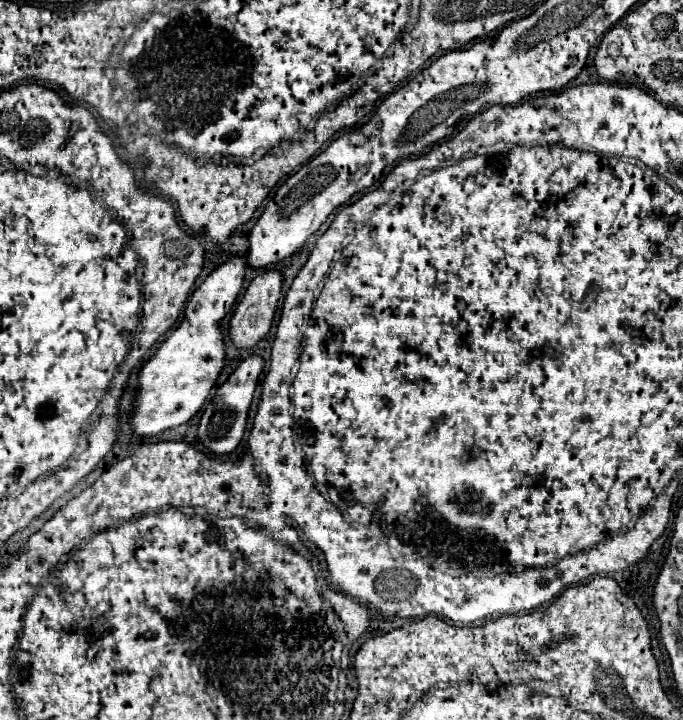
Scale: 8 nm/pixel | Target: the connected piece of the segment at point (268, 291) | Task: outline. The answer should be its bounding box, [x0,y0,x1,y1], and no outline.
[228,272,282,350]

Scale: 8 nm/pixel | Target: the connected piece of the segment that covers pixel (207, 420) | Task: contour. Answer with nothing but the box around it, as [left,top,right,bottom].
[198,354,264,456]

